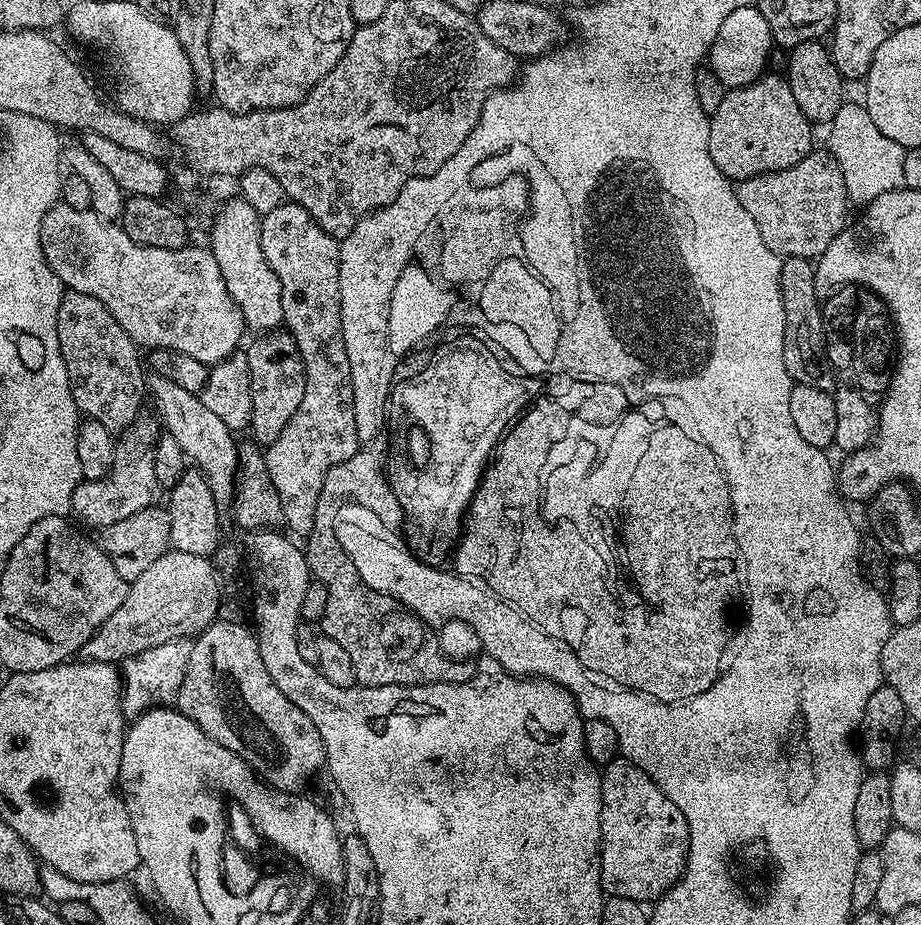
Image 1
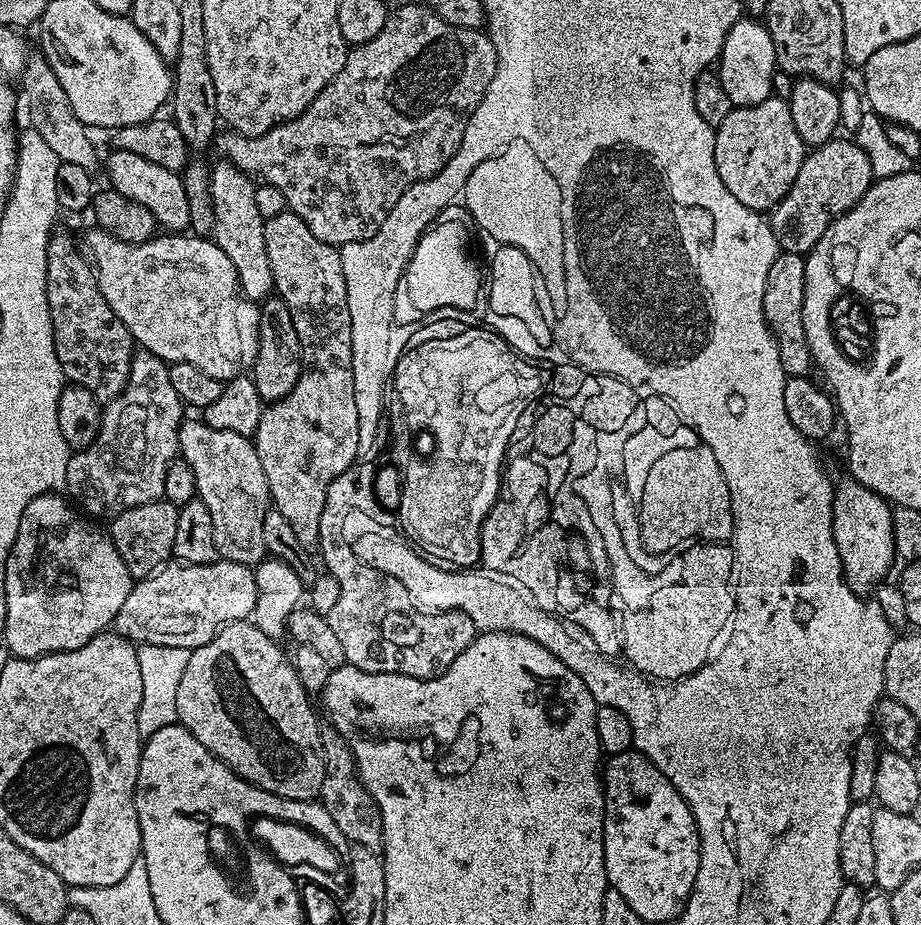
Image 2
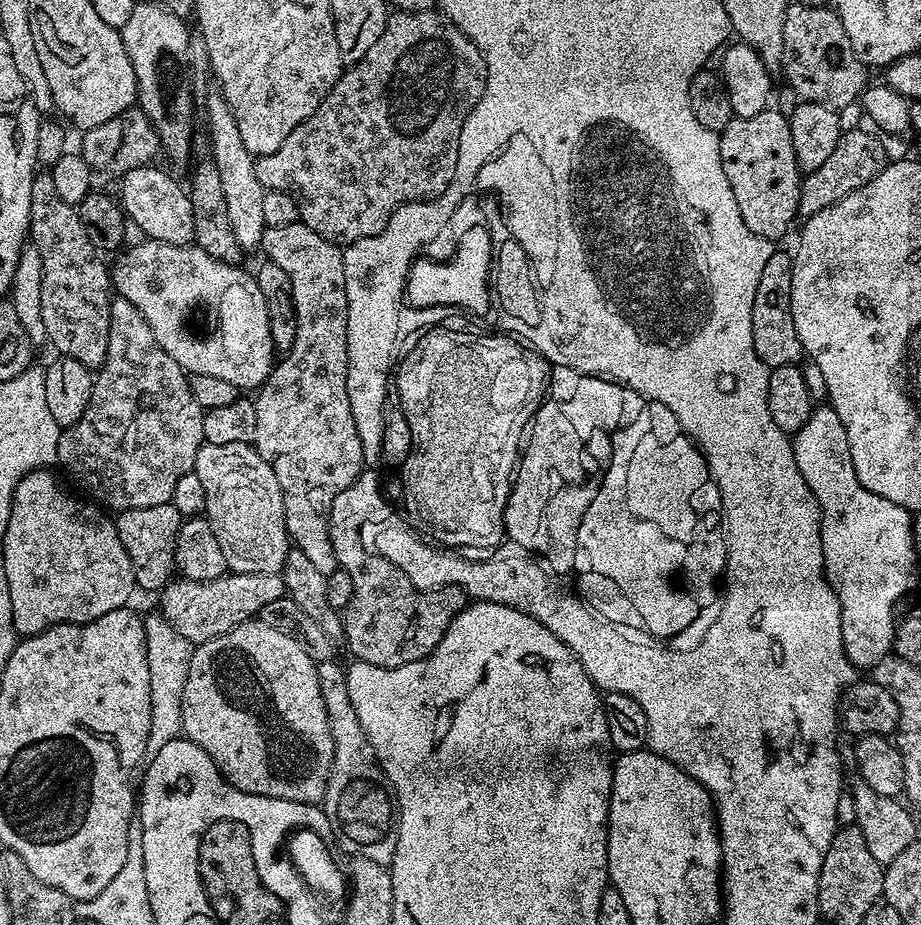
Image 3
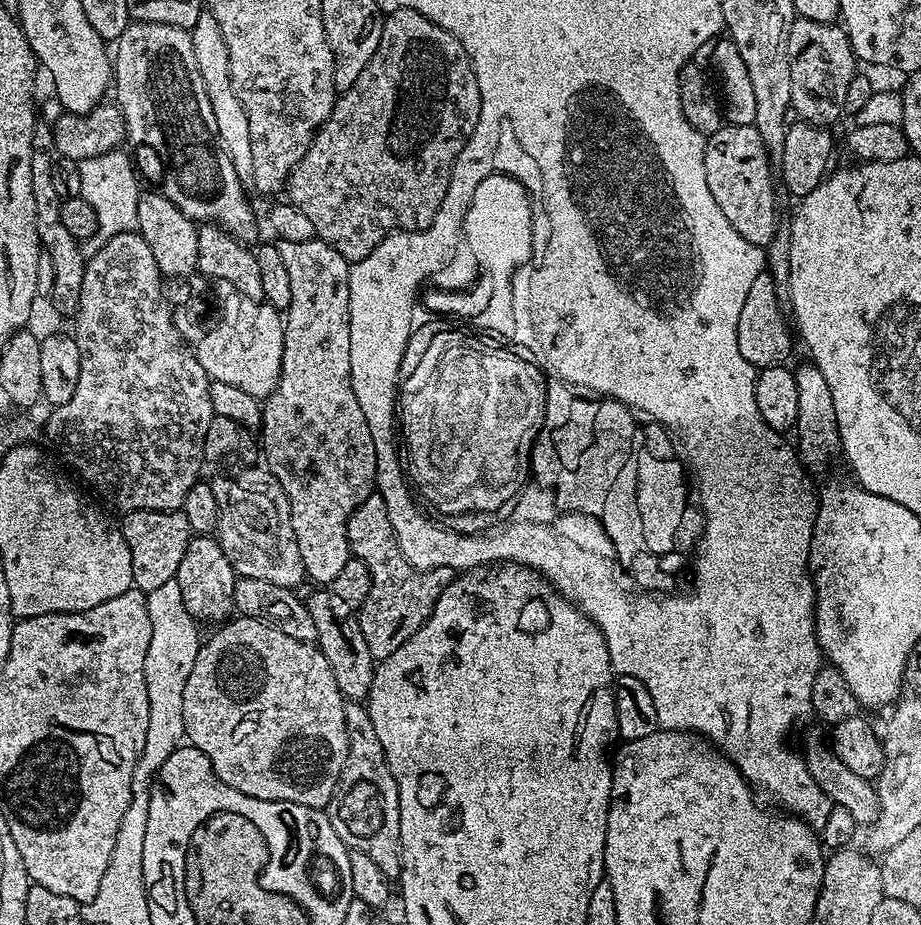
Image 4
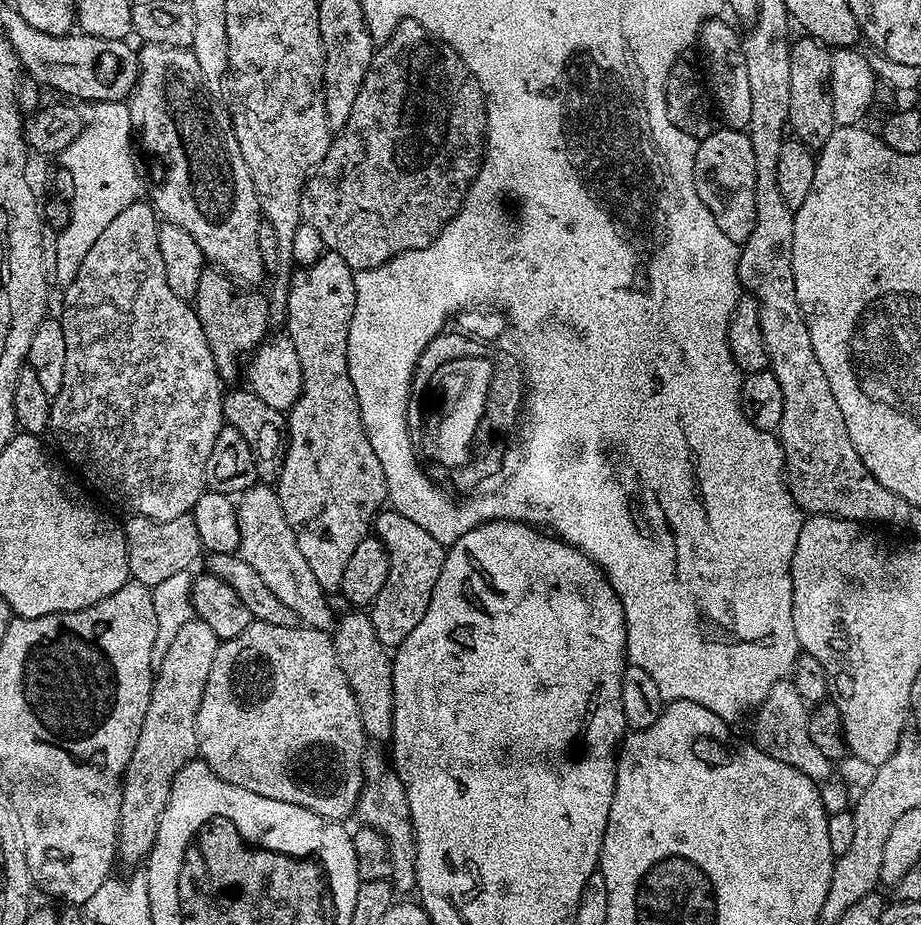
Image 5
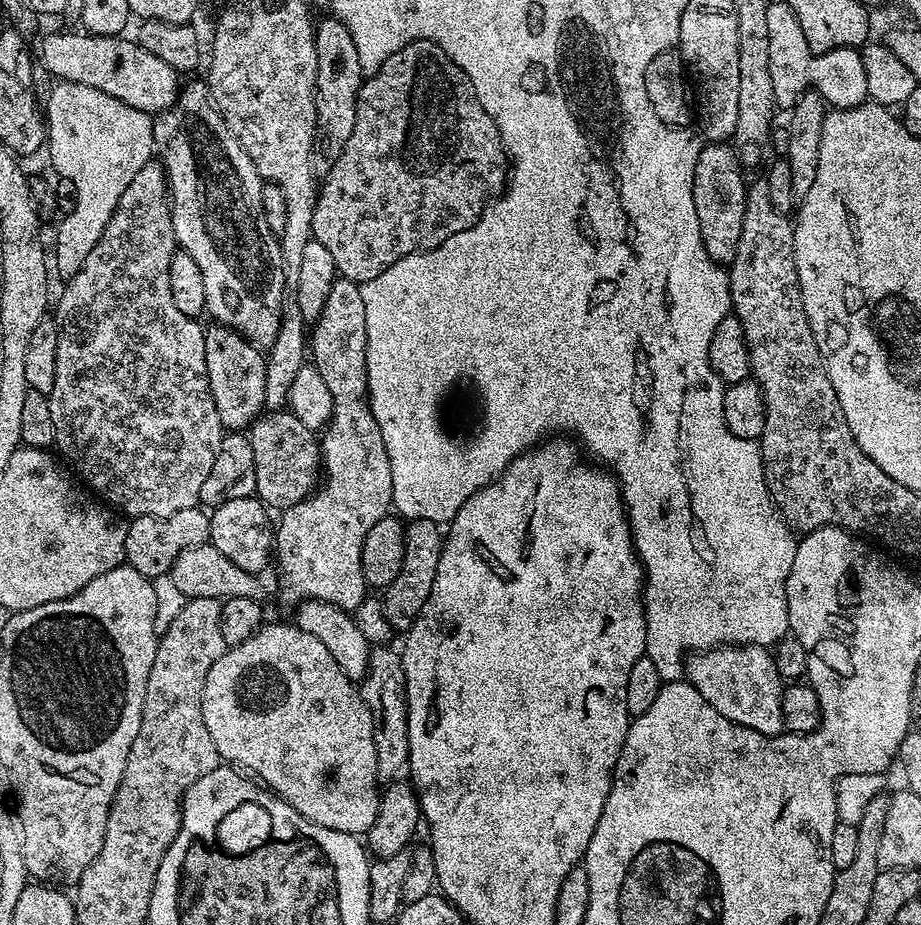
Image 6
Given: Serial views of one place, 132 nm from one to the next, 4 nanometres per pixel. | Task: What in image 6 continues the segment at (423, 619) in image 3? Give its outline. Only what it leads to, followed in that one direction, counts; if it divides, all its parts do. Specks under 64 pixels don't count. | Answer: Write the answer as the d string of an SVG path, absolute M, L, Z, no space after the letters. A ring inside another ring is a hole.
M413 520L404 530L404 557L398 578L383 589L382 601L386 621L400 634L407 633L414 626L426 598L430 598L430 586L434 586L434 574L438 574L438 558L444 549L444 536L441 525L429 520Z

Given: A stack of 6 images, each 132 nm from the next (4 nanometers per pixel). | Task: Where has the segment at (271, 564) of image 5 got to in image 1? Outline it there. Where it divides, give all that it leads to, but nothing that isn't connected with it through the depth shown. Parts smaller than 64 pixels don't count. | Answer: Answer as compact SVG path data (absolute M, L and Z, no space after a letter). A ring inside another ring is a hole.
M155 374L149 375L146 388L150 400L156 403L160 411L159 419L165 433L178 438L178 446L182 446L185 457L192 460L197 469L204 473L210 486L210 494L214 494L214 502L221 506L233 503L238 487L238 469L240 467L240 449L235 440L233 429L221 422L201 401L199 395L190 390L182 390L182 386L174 386L167 378ZM164 419L164 420L163 420Z

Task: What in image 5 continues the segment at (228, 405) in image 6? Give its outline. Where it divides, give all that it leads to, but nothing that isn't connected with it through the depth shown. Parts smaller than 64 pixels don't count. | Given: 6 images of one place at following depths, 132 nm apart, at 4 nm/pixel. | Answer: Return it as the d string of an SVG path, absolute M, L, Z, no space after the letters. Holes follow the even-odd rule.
M208 266L205 267L202 279L198 281L198 290L194 297L196 317L200 319L200 325L206 334L206 342L214 354L216 369L218 370L221 381L224 382L234 379L239 372L241 375L242 360L240 364L240 352L248 354L259 348L269 335L268 328L270 329L268 296L265 295L265 293L256 292L260 290L245 290L243 287L240 287L241 289L236 287L240 286L238 286L237 281L229 276L228 273L220 271L220 269L215 266Z

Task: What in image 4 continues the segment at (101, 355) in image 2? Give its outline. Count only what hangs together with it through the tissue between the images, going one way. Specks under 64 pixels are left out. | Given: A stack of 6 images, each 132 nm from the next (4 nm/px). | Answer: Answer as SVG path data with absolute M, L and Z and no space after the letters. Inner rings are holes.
M37 119L32 135L32 153L30 154L30 186L34 190L34 222L38 230L38 238L43 255L52 267L52 304L60 312L75 313L82 294L82 274L86 263L86 252L83 252L81 241L74 238L62 226L62 206L60 195L54 191L50 178L50 166L54 159L54 138L52 125Z

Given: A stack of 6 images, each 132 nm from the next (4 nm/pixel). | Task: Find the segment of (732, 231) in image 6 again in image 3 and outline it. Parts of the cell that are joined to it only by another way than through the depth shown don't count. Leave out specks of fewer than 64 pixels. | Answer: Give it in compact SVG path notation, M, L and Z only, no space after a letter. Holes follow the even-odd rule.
M769 106L762 114L754 114L754 118L733 118L719 133L719 137L722 170L726 174L726 182L730 182L730 190L734 190L734 202L742 214L742 222L746 222L754 234L779 242L791 230L792 223L798 220L802 183L802 173L794 158L794 138L790 138L788 118L776 112L775 107Z

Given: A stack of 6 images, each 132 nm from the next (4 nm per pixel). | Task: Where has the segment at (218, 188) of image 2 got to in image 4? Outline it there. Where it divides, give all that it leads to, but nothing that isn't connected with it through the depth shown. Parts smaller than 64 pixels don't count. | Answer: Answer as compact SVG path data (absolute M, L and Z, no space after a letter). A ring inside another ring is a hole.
M201 11L198 22L190 29L192 45L194 46L194 62L198 62L198 74L202 74L202 86L206 86L206 98L210 98L210 110L214 110L214 122L218 125L218 138L222 150L226 150L226 158L234 165L234 174L246 186L251 185L254 178L254 158L250 147L250 122L246 122L246 110L234 90L234 82L230 78L230 50L226 50L226 38L222 38L222 29L213 18L211 12Z

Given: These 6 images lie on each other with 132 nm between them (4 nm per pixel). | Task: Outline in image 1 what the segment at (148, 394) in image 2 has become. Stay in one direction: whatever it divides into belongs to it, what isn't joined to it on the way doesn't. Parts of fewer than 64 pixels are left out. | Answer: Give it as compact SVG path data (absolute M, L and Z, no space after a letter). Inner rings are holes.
M147 414L137 416L119 433L114 462L104 479L84 480L74 490L71 515L77 516L75 519L85 529L103 530L106 526L114 526L114 522L122 522L122 518L130 518L130 514L138 514L138 510L155 508L161 503L162 490L154 474L154 450L158 438L162 435L162 428L153 420Z

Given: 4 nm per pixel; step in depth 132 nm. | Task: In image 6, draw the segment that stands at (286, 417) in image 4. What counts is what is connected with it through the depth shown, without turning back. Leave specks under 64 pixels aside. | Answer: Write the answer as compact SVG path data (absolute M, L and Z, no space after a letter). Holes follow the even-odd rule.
M338 278L330 286L330 294L326 298L326 306L322 306L322 314L314 321L310 328L310 360L316 365L318 374L322 374L326 386L330 389L332 399L332 416L328 420L328 427L323 429L320 441L320 458L322 461L322 487L313 492L307 500L298 502L294 506L283 509L279 513L280 524L274 528L274 560L280 563L280 580L284 583L284 592L290 599L300 602L303 600L325 600L345 610L353 610L365 600L370 589L366 578L362 574L362 542L366 542L366 534L370 534L374 522L389 515L392 508L392 479L390 478L390 462L386 458L386 446L382 442L382 430L378 430L378 422L374 422L372 408L368 404L368 375L366 374L366 306L362 302L360 285L355 280Z

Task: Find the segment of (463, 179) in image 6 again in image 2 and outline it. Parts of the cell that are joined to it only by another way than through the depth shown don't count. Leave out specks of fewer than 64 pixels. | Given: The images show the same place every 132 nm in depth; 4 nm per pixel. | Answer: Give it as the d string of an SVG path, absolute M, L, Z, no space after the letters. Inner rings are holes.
M423 3L420 4L404 4L401 8L393 7L386 18L386 26L382 26L382 30L373 40L365 44L357 44L349 51L346 66L338 70L338 74L324 87L322 94L318 94L318 98L314 98L312 105L298 118L287 120L286 123L271 128L269 132L261 136L242 136L238 132L224 130L214 141L214 148L224 155L221 157L227 163L233 164L235 168L251 176L253 181L278 186L278 190L282 190L288 203L287 211L302 218L302 222L310 226L310 234L314 234L314 238L327 244L343 246L350 242L362 242L378 234L382 222L386 222L386 214L394 210L398 198L402 198L402 194L411 184L417 184L419 180L429 180L430 177L440 173L446 166L446 162L454 158L462 142L462 134L468 125L470 114L474 114L490 82L496 76L496 51L494 42L487 34L475 28L450 26L450 22L438 18L438 14L434 14L431 8Z

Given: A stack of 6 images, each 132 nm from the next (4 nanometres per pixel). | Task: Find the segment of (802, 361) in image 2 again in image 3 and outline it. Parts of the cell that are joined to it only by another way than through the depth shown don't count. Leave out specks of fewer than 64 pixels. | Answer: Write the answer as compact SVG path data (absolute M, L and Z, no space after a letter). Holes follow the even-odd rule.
M774 250L762 278L758 278L758 290L754 290L754 310L752 329L754 330L754 350L758 358L769 370L787 364L799 365L804 356L804 348L798 342L798 330L794 330L794 314L790 314L790 278L792 277L792 256Z

